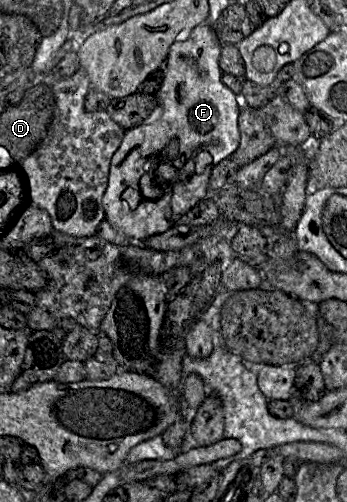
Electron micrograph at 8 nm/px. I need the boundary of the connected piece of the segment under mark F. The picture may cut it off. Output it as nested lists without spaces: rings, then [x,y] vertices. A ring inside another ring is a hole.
[[[206,23],[200,24],[189,30],[183,30],[171,45],[167,58],[165,60],[163,71],[164,79],[159,91],[156,94],[158,100],[158,108],[156,115],[138,126],[125,131],[123,140],[112,156],[110,170],[108,176],[108,185],[102,198],[102,204],[105,213],[105,220],[110,222],[112,226],[123,232],[132,242],[142,243],[148,237],[161,234],[175,226],[175,221],[190,209],[192,209],[199,201],[210,195],[209,178],[213,168],[223,159],[229,158],[240,143],[240,132],[238,127],[238,116],[242,108],[242,102],[239,96],[236,96],[221,81],[221,69],[219,67],[219,56],[222,45],[220,44],[212,27]],[[202,151],[207,151],[212,155],[212,163],[208,164],[203,172],[196,172],[195,157]]]

